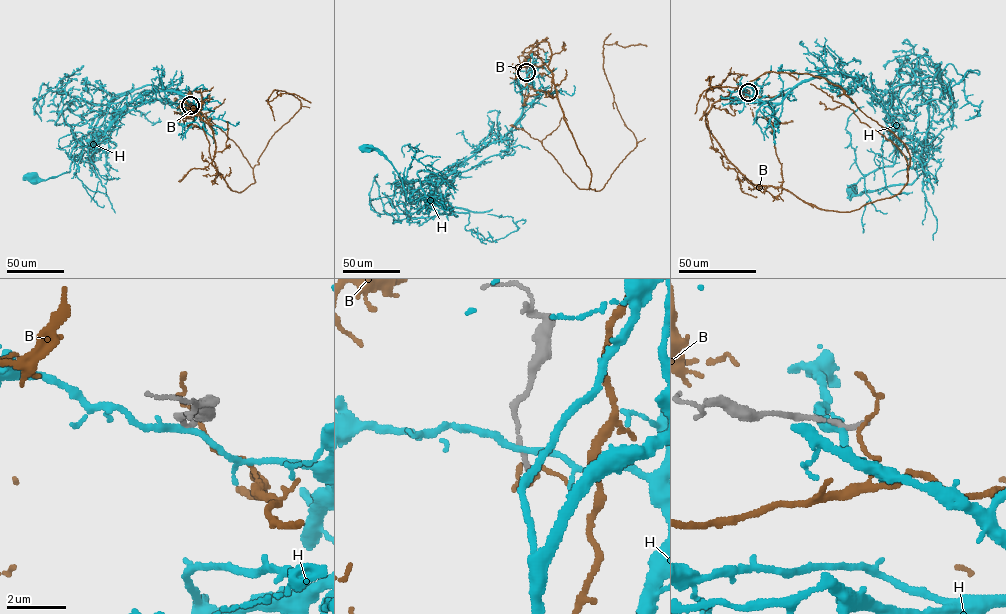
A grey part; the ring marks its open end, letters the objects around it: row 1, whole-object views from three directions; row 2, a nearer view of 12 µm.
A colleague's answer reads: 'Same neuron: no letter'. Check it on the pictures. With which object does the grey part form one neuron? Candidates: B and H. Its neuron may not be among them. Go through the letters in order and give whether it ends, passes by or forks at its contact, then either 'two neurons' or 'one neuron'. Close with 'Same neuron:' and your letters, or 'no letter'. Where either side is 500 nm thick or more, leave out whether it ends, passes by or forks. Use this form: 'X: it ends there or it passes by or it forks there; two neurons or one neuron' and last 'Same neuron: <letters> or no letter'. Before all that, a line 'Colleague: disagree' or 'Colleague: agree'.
Colleague: agree
B: it passes by; two neurons
H: it passes by; two neurons
Same neuron: no letter

